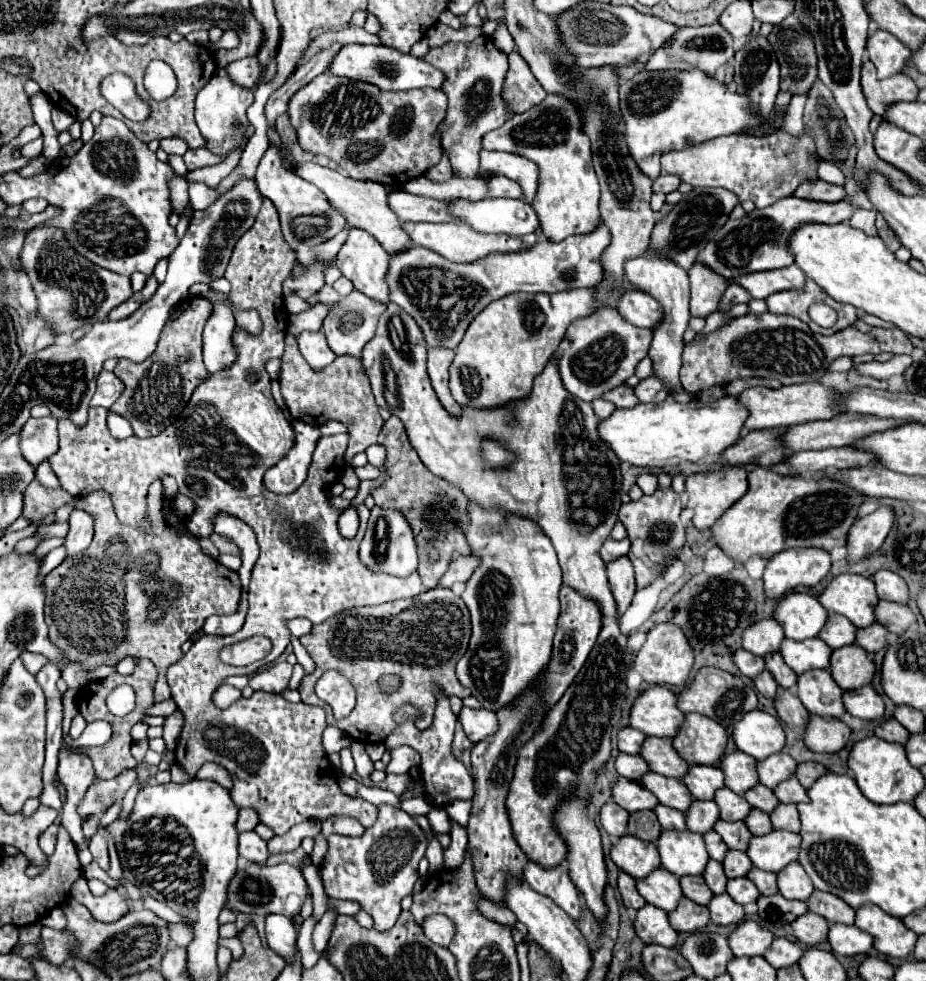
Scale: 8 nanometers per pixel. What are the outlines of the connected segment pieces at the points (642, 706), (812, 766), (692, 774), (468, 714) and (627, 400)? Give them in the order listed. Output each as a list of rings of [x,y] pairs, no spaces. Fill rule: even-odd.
[[[664,686],[644,690],[630,710],[630,726],[646,736],[672,738],[678,734],[684,718],[684,712],[678,708],[678,696]]]
[[[802,762],[798,764],[798,770],[796,770],[796,778],[800,780],[800,784],[804,788],[810,788],[820,776],[824,776],[828,772],[826,766],[818,764],[818,762]]]
[[[690,766],[684,784],[696,800],[714,800],[714,792],[724,788],[724,772],[718,766]]]
[[[462,708],[458,714],[458,720],[462,722],[462,728],[466,732],[466,736],[476,744],[480,740],[484,740],[486,736],[490,736],[490,732],[496,730],[496,714],[480,708],[480,710],[472,710],[472,708]]]
[[[620,384],[620,386],[604,392],[602,398],[614,402],[618,408],[632,408],[632,406],[638,404],[638,400],[636,400],[636,396],[632,394],[632,388],[630,388],[628,384]]]

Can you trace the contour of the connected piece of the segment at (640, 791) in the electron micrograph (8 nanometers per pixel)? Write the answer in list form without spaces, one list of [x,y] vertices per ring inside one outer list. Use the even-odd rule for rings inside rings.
[[[620,778],[614,784],[612,796],[614,796],[614,802],[620,804],[628,812],[652,810],[660,804],[656,800],[656,796],[652,796],[652,792],[648,792],[640,782],[634,782],[634,780],[628,780],[628,778]]]

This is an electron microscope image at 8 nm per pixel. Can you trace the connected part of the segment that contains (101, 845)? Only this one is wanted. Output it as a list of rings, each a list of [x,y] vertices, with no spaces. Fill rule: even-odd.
[[[102,832],[94,834],[90,838],[90,844],[88,844],[92,856],[94,856],[94,862],[98,862],[98,866],[102,870],[108,870],[110,868],[110,862],[108,862],[108,844],[106,844],[106,838]]]

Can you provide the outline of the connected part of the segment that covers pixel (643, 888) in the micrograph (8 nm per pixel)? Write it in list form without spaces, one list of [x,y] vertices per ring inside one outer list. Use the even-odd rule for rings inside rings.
[[[658,868],[644,880],[636,880],[636,886],[638,886],[640,896],[648,904],[658,906],[666,912],[674,912],[678,908],[680,898],[684,896],[680,888],[680,878],[672,876],[672,872],[664,868]]]

